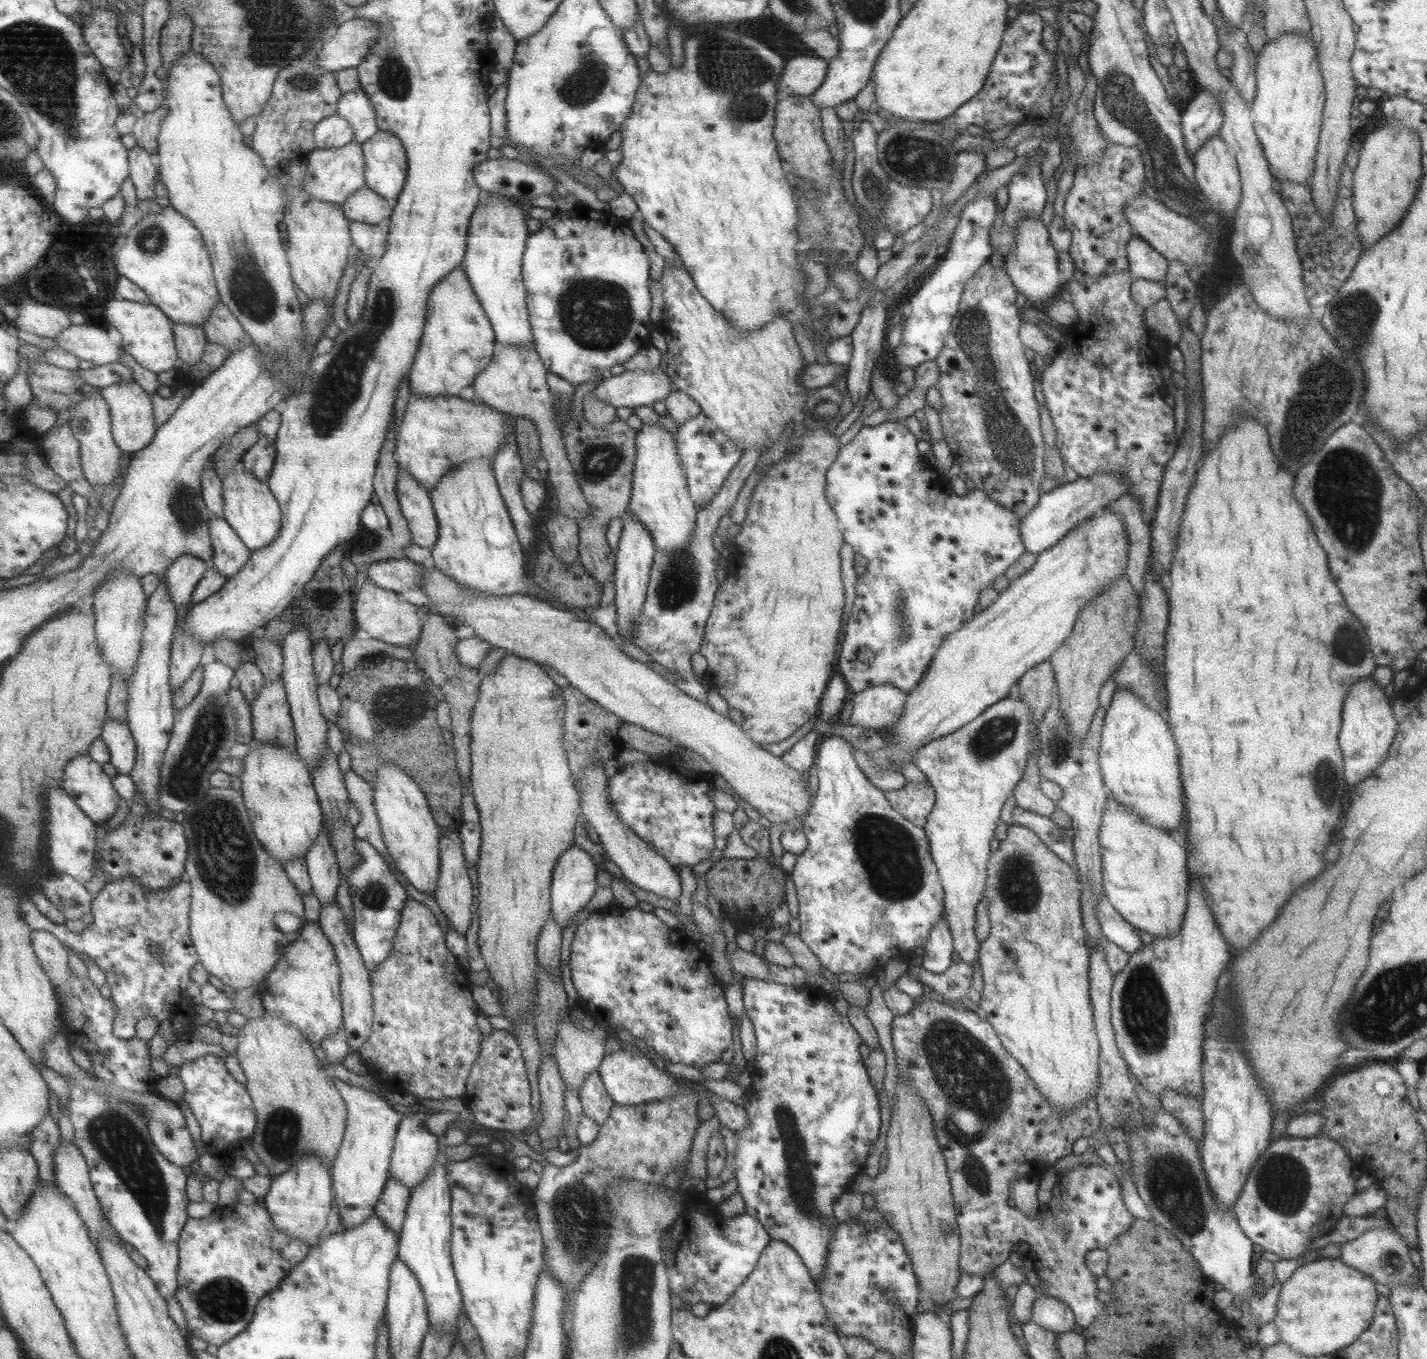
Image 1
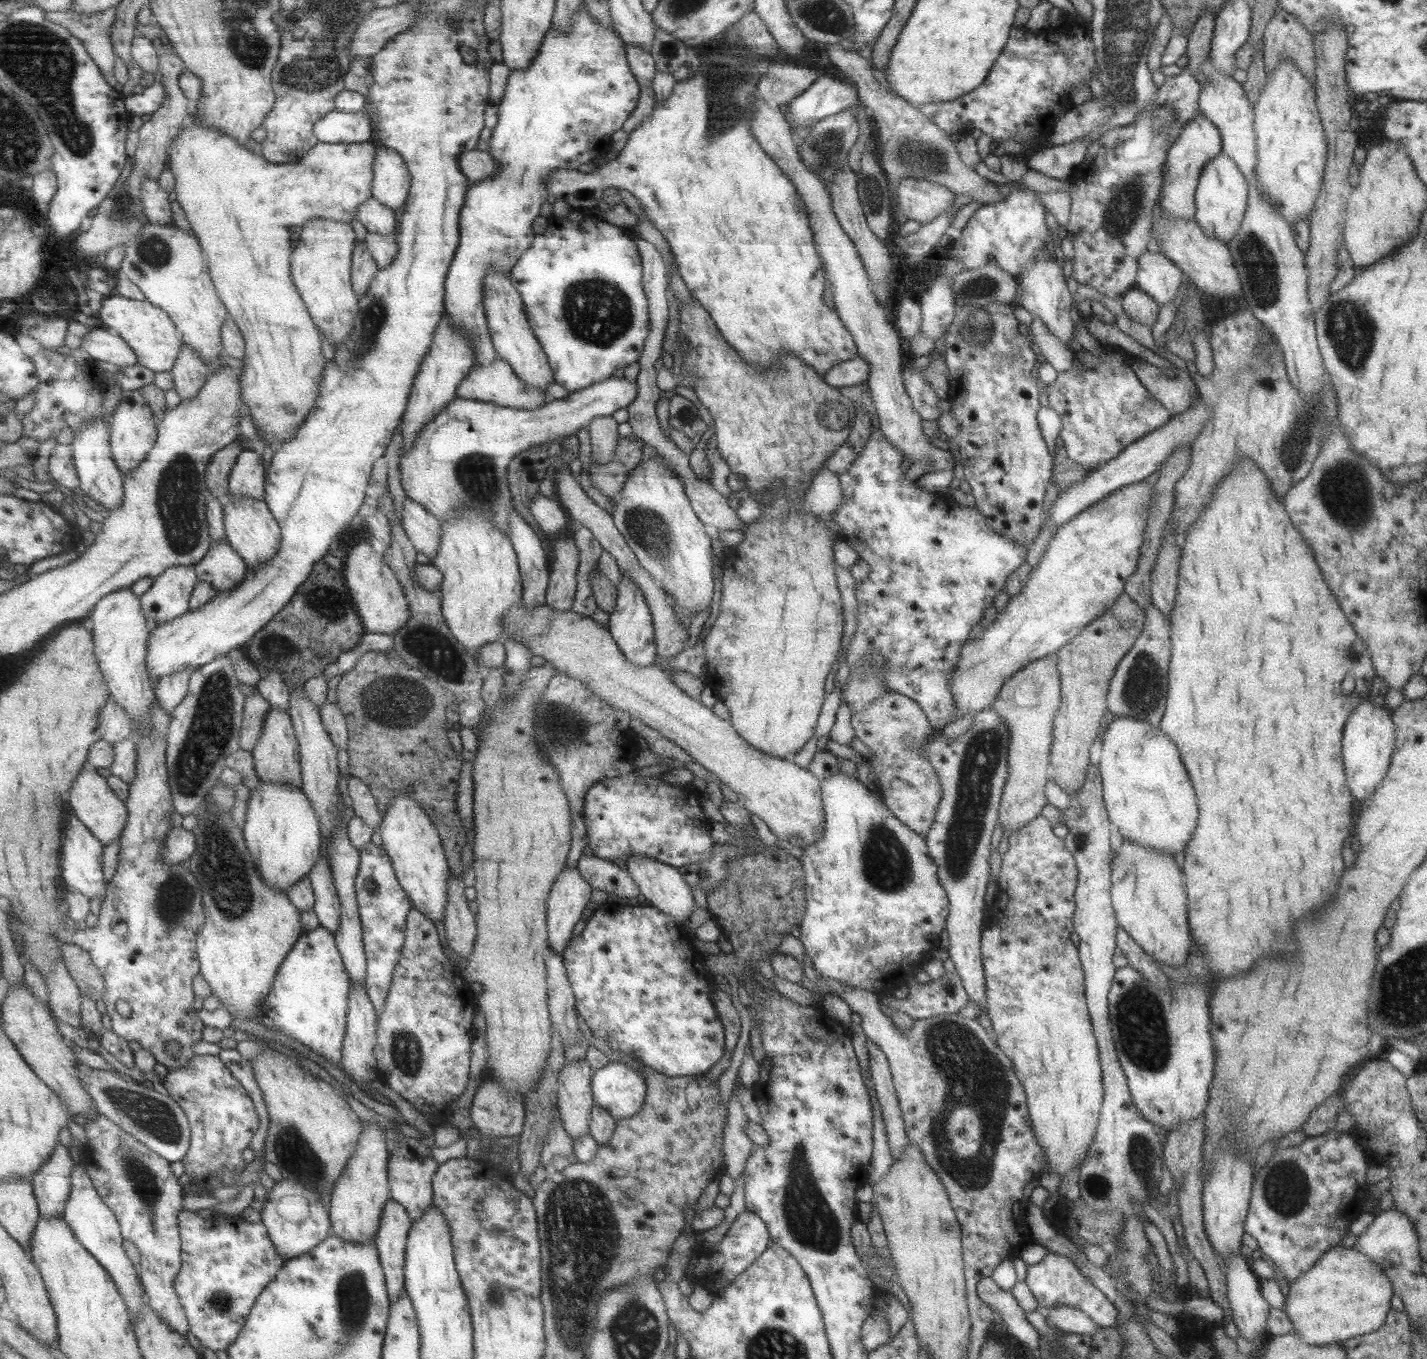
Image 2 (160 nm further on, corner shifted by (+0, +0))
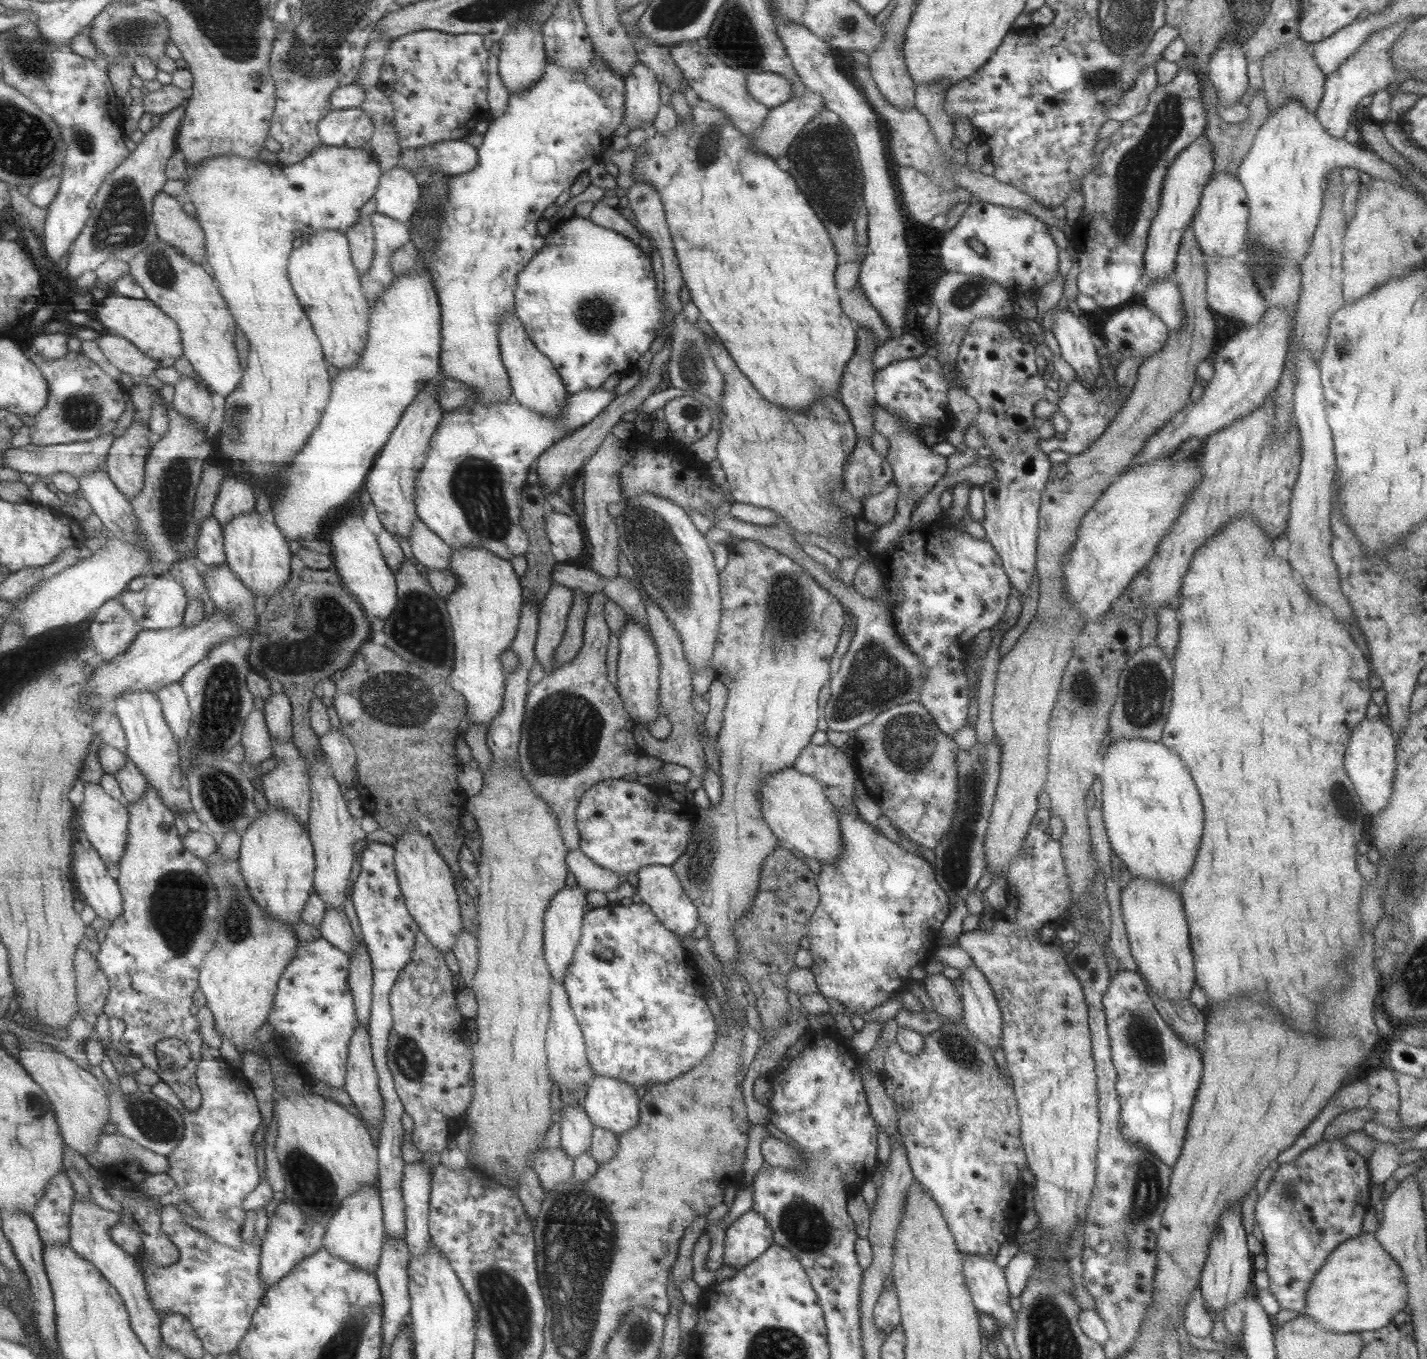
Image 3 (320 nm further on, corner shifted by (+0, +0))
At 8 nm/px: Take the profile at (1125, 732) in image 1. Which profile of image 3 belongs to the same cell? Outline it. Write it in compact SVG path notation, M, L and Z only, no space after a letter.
M1118 738L1115 744L1111 744L1109 748L1105 748L1105 760L1103 760L1103 792L1102 792L1102 819L1104 822L1104 828L1106 829L1106 836L1108 837L1108 843L1111 850L1115 853L1115 856L1121 860L1126 866L1127 871L1132 877L1147 878L1147 881L1155 881L1163 887L1169 887L1169 889L1179 891L1179 886L1183 881L1186 881L1187 875L1191 873L1191 867L1197 854L1197 848L1199 848L1199 838L1202 836L1203 828L1203 811L1200 801L1199 793L1197 792L1195 783L1192 776L1185 766L1185 763L1173 752L1170 748L1163 746L1160 741L1147 741L1142 738Z

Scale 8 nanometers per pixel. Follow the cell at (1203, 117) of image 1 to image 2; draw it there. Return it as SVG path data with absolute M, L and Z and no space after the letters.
M1202 113L1193 120L1184 124L1183 130L1175 142L1168 148L1166 160L1164 162L1164 173L1162 174L1162 188L1158 204L1160 210L1166 216L1172 218L1182 218L1189 220L1194 218L1196 209L1194 203L1195 189L1197 189L1199 175L1204 164L1222 152L1221 135L1215 125L1207 120Z

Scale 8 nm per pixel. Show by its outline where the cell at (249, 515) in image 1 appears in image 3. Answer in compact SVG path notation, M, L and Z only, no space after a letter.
M257 511L236 516L228 525L224 526L226 534L226 555L231 570L247 585L252 595L260 601L277 594L290 579L289 560L291 552L287 542L281 538L271 522L263 520Z

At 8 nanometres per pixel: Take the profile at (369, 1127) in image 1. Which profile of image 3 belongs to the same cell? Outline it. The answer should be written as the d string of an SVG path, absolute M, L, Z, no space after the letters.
M377 1184L376 1186L364 1186L341 1201L340 1207L336 1209L331 1220L326 1224L322 1248L331 1256L340 1258L347 1264L354 1265L355 1268L362 1268L366 1272L374 1273L381 1256L384 1236Z

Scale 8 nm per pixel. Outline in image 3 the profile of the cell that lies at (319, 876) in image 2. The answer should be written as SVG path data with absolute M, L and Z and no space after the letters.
M325 907L325 915L318 929L320 937L344 954L349 955L355 951L355 936L343 910Z

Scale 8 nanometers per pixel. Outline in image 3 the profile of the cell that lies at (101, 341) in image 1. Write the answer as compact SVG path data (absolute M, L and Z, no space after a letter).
M110 332L99 336L96 341L108 360L123 373L148 377L153 375L160 364L128 338Z

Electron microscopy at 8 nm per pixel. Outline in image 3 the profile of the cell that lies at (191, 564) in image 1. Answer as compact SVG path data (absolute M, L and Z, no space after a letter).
M157 576L153 584L140 591L132 591L127 588L122 592L120 598L131 616L134 616L144 630L167 630L181 626L184 624L184 616L190 603L182 581L173 576Z

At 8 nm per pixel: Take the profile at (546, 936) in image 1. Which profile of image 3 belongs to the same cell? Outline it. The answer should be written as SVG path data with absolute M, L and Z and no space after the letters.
M552 983L550 988L549 1019L544 1043L547 1057L546 1067L548 1077L552 1084L556 1084L559 1094L560 1090L577 1090L580 1086L588 1088L594 1074L592 1073L591 1067L588 1065L582 1032L580 1031L579 1025L577 1025L577 1020L569 1007L568 996L562 983Z

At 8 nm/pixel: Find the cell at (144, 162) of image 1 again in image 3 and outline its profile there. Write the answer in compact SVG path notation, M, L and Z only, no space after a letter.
M164 192L159 193L154 203L154 221L158 228L158 238L173 244L197 264L207 266L206 232L199 219L187 214L177 198L171 198Z

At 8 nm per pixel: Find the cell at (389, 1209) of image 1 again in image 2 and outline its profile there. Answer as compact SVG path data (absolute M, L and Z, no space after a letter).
M390 1198L383 1207L374 1238L379 1262L384 1272L388 1304L393 1304L404 1292L404 1252L411 1219L405 1208Z

